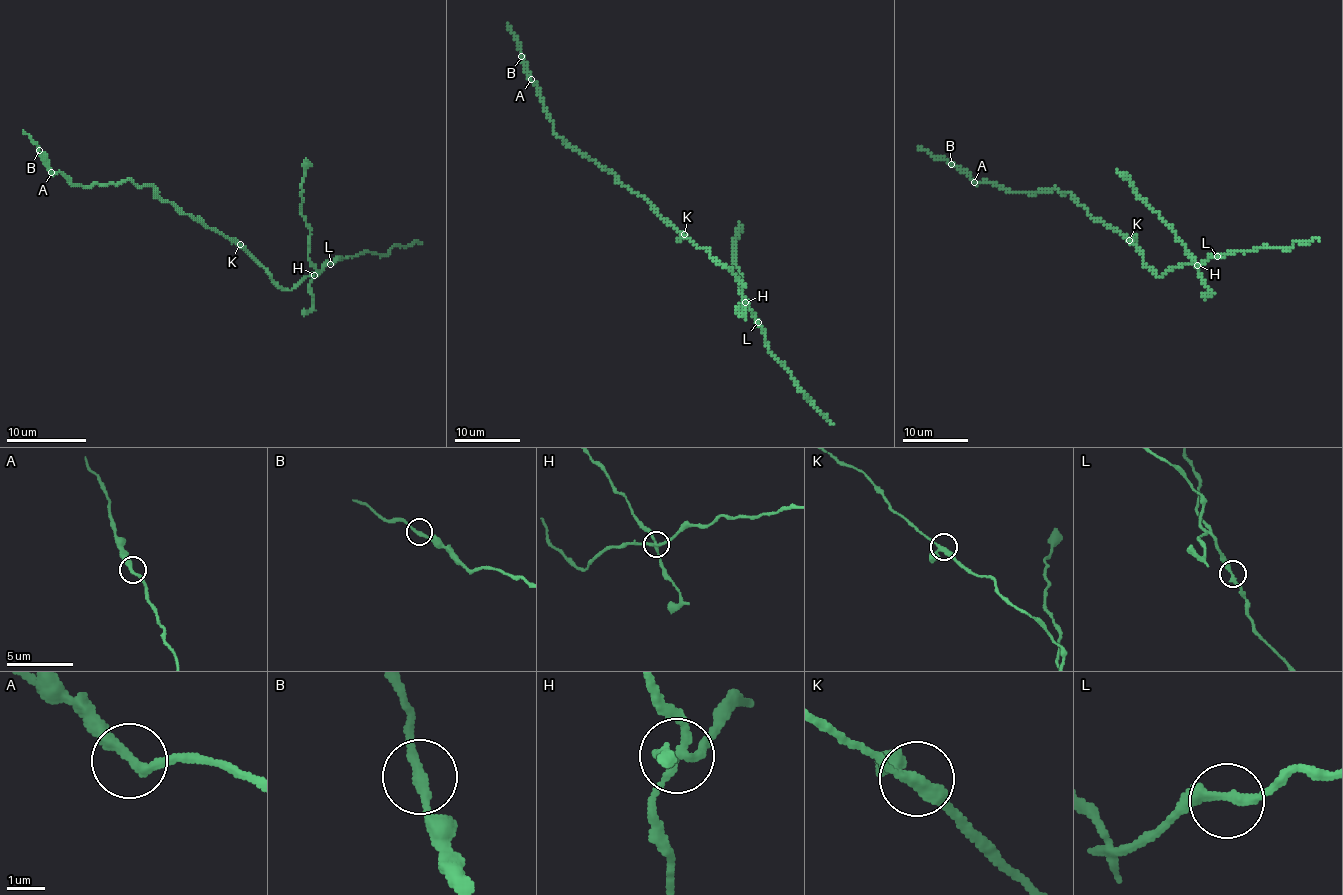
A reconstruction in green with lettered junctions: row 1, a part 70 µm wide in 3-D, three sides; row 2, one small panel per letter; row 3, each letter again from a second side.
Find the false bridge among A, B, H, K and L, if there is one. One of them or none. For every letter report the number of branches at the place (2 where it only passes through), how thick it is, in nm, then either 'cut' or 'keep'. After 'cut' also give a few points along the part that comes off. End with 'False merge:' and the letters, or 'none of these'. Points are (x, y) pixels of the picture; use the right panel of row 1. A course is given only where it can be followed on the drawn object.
A: 2 branches meet; 300 nm thick; keep
B: 2 branches meet; 240 nm thick; keep
H: 4 branches meet; 240 nm thick; keep
K: 3 branches meet; 240 nm thick; keep
L: 2 branches meet; 260 nm thick; keep
False merge: none of these

